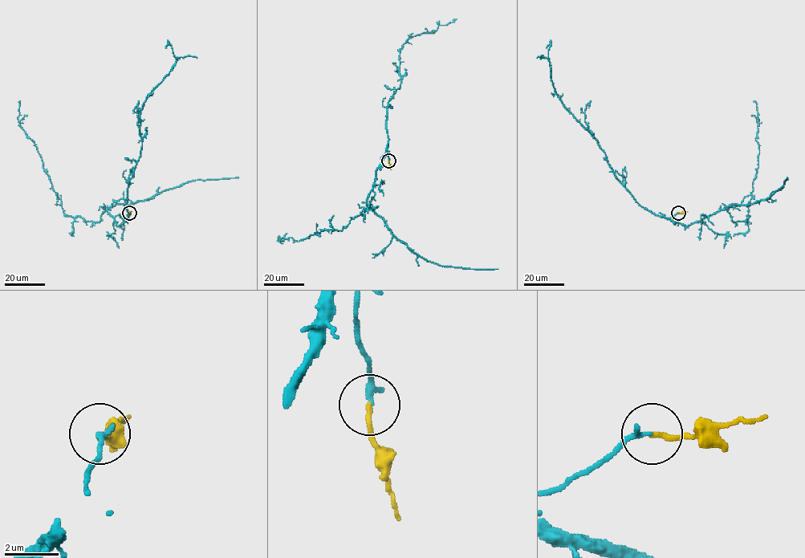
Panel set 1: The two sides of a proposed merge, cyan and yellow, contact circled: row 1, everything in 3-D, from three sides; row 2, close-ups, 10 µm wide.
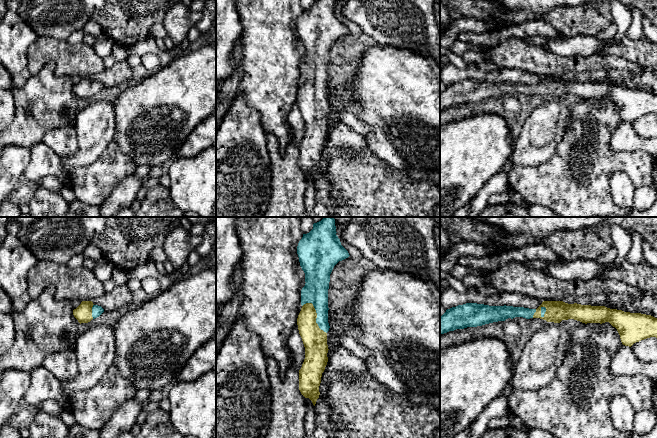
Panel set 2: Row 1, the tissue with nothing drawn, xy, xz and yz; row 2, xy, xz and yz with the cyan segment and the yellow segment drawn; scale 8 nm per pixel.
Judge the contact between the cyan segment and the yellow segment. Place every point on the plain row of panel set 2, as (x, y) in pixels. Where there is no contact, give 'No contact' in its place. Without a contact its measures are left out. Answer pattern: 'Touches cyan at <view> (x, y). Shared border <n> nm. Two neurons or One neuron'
Touches cyan at xz (317, 91). Shared border 300 nm. One neuron

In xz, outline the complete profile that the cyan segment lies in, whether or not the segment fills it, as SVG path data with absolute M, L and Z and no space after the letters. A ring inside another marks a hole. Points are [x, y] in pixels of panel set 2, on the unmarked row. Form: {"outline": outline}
{"outline": "M313 0L313 5L303 10L297 22L306 58L301 66L302 84L297 94L305 123L305 135L299 146L299 166L314 182L320 171L321 153L328 138L330 50L339 37L350 32L336 9L335 0Z"}

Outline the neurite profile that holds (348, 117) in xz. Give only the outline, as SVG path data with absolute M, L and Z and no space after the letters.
M346 109L343 111L340 120L363 136L366 136L371 132L371 127L361 121L357 115L350 110Z

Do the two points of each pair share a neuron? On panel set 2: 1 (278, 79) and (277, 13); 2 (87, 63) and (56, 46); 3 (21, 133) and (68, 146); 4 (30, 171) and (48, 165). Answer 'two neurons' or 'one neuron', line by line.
1: one neuron
2: one neuron
3: two neurons
4: one neuron

